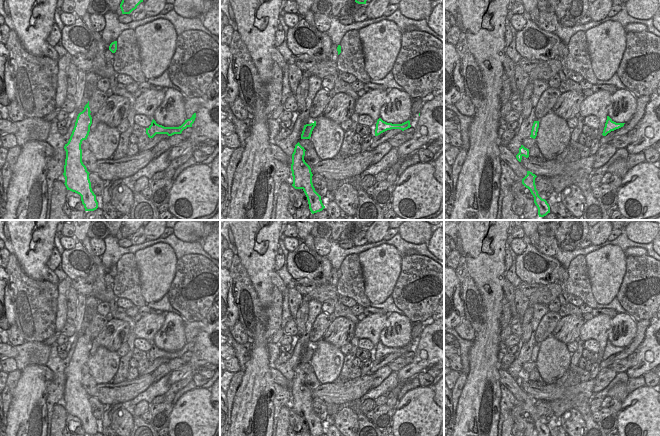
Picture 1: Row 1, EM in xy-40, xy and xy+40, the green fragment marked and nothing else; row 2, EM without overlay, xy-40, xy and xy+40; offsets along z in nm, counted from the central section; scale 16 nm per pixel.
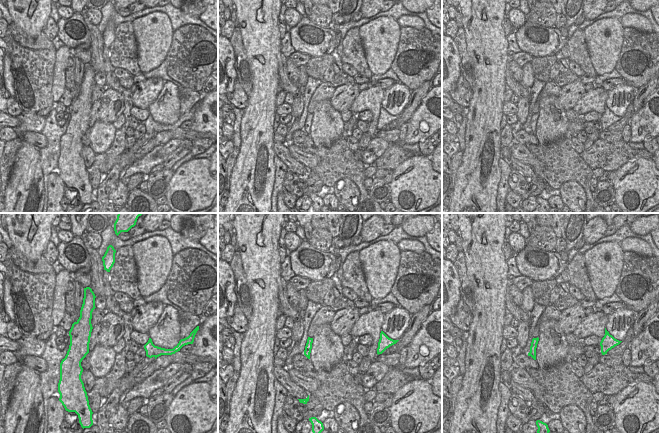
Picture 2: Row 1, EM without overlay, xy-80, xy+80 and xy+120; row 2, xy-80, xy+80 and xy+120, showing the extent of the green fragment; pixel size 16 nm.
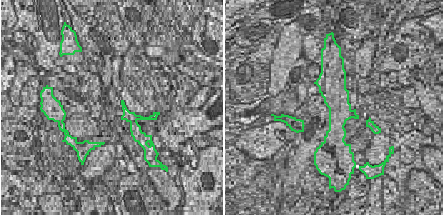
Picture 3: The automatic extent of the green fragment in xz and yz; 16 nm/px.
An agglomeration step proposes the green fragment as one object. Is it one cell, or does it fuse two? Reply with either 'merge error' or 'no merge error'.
merge error

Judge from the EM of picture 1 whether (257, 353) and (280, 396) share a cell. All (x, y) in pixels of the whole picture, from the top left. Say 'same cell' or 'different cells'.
different cells

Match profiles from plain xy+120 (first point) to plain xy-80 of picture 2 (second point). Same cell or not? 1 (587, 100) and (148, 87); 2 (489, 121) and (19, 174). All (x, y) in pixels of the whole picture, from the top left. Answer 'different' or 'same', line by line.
1: same
2: same

